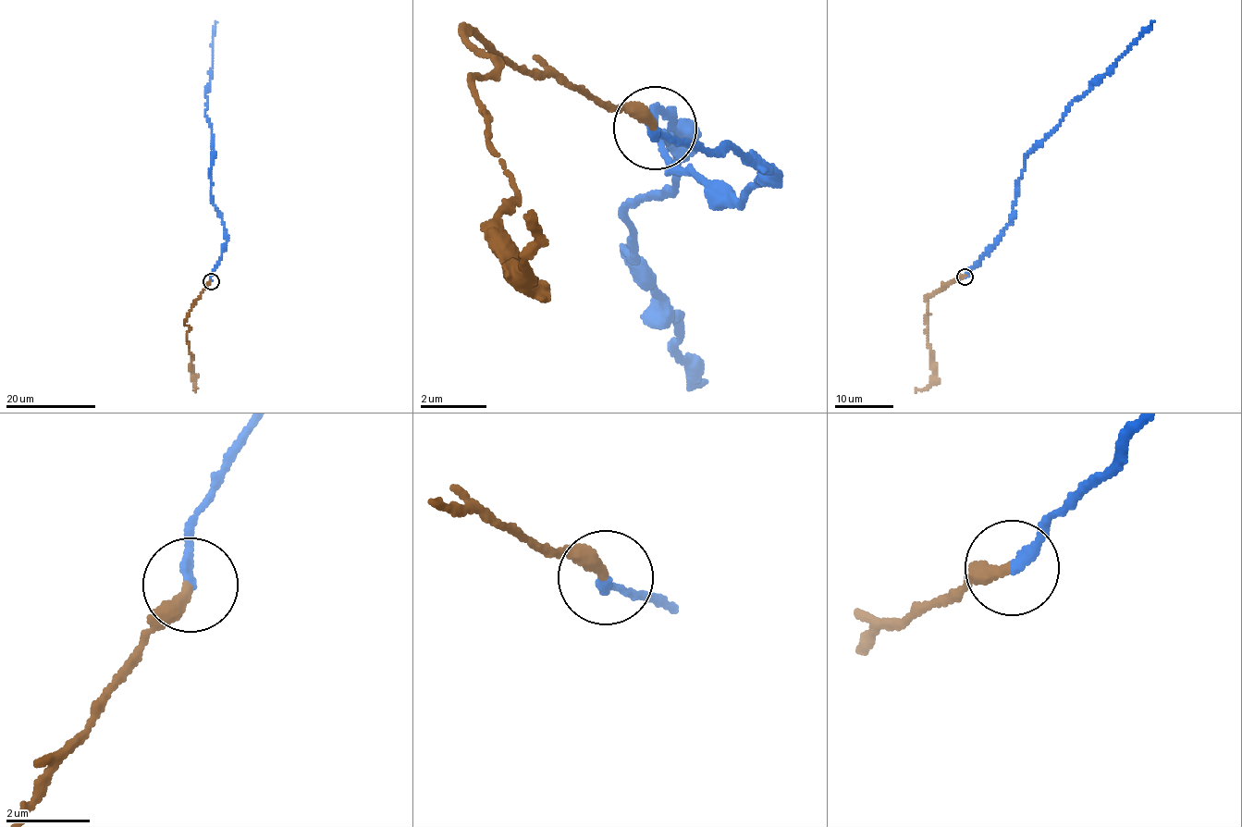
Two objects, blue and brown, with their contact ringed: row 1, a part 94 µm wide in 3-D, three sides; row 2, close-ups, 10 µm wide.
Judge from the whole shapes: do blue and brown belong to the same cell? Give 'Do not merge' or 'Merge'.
Merge

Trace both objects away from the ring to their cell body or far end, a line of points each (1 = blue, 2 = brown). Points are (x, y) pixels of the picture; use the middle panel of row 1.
1: (653, 130), (775, 173), (735, 201), (671, 172), (660, 104), (681, 191), (624, 210), (628, 269), (702, 384)
2: (653, 130), (465, 31), (498, 61), (471, 97), (518, 196), (499, 210), (506, 279), (530, 245), (530, 208)

